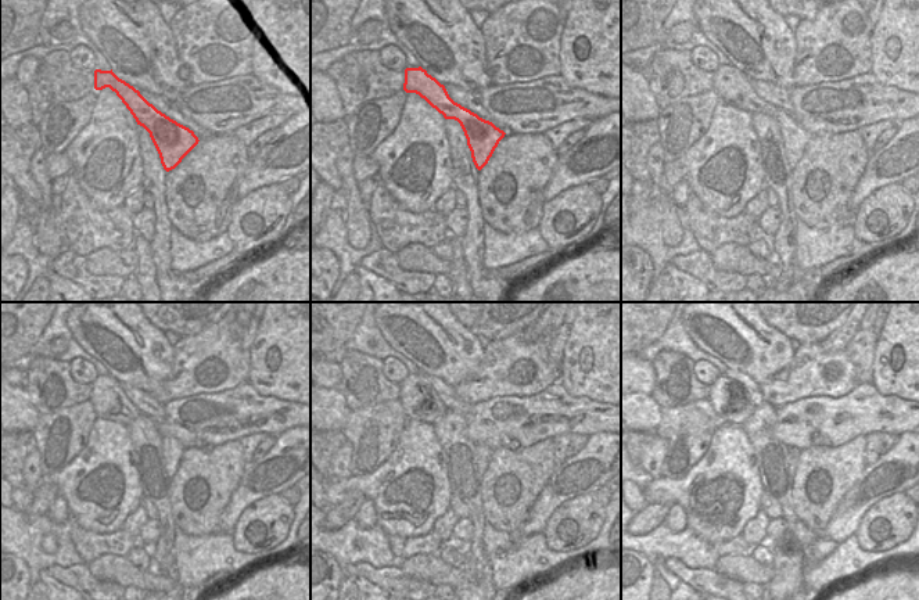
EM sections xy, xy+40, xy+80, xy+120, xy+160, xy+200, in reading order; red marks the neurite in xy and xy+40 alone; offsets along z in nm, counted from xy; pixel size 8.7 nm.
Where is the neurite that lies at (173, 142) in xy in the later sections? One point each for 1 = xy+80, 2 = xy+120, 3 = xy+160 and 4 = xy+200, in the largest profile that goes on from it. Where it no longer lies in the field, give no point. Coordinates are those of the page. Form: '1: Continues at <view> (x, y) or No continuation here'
1: Continues at xy+80 (732, 86)
2: Continues at xy+120 (107, 395)
3: Continues at xy+160 (420, 402)
4: Continues at xy+200 (735, 410)

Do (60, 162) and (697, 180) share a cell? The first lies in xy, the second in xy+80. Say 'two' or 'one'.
two

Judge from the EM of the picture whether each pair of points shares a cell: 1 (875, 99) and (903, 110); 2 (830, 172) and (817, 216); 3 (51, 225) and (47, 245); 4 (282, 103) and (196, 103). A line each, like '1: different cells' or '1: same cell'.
1: same cell
2: same cell
3: same cell
4: same cell

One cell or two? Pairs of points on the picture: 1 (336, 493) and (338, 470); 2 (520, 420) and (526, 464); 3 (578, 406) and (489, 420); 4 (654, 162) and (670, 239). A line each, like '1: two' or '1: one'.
1: two
2: two
3: one
4: one

